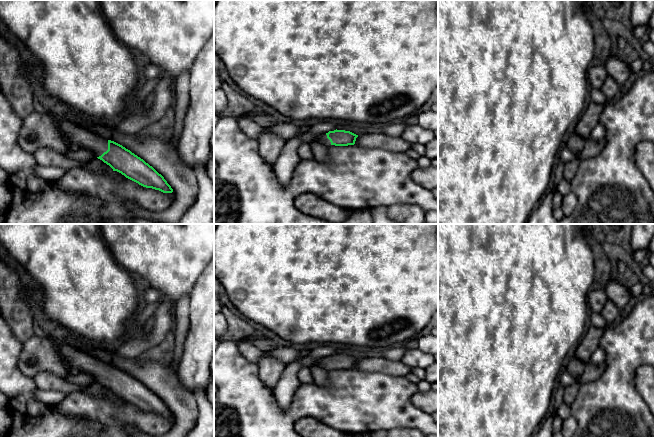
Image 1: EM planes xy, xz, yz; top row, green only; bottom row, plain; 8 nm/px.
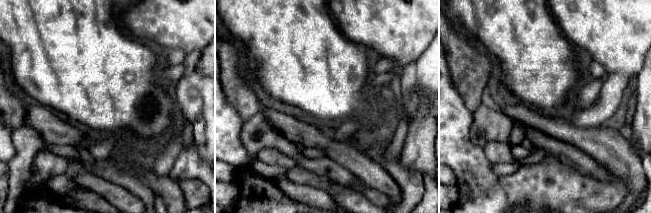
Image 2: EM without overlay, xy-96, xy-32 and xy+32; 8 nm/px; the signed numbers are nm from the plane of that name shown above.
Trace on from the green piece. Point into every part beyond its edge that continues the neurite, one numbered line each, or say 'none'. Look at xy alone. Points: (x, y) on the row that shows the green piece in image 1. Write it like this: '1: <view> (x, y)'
1: xy (77, 136)

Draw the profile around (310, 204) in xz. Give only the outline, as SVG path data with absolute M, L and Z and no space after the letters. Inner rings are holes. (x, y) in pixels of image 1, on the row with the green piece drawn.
M302 194L295 199L294 204L304 214L331 223L343 224L349 217L345 209L329 203L315 194Z

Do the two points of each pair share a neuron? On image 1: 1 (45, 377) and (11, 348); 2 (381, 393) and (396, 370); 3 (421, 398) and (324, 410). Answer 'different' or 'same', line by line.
1: different
2: different
3: different

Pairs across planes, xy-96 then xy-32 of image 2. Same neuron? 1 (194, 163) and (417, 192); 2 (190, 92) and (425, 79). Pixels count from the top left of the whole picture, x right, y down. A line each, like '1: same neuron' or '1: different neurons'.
1: different neurons
2: different neurons

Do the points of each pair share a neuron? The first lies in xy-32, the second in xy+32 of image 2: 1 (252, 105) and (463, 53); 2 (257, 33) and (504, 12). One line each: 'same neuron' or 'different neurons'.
1: same neuron
2: same neuron

